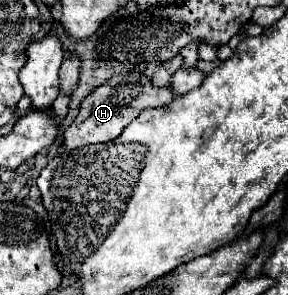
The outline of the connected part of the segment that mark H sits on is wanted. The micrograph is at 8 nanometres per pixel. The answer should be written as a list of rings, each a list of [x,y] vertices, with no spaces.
[[[134,66],[132,72],[110,78],[104,86],[96,88],[82,102],[82,108],[80,108],[76,120],[62,134],[64,136],[62,144],[68,150],[74,150],[74,148],[82,148],[82,146],[98,144],[98,142],[110,142],[110,140],[118,138],[122,128],[126,128],[126,124],[130,124],[142,110],[162,108],[162,106],[170,104],[172,98],[174,98],[174,92],[168,92],[168,88],[154,88],[148,82],[148,78],[142,74],[142,68]]]

